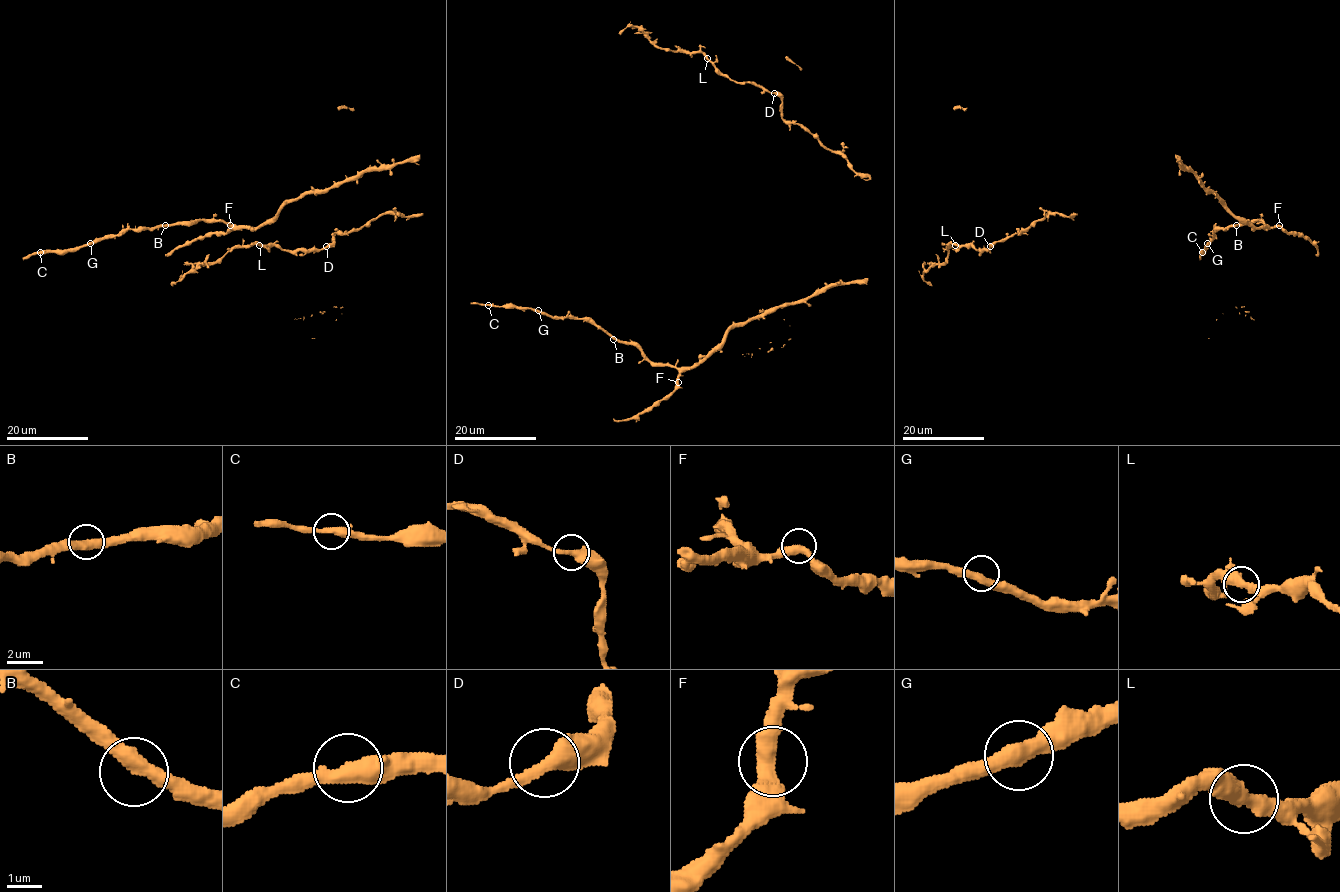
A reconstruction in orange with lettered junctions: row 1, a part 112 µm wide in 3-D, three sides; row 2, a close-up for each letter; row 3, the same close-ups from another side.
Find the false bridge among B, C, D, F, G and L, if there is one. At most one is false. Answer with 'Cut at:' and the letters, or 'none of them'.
Cut at: none of them

